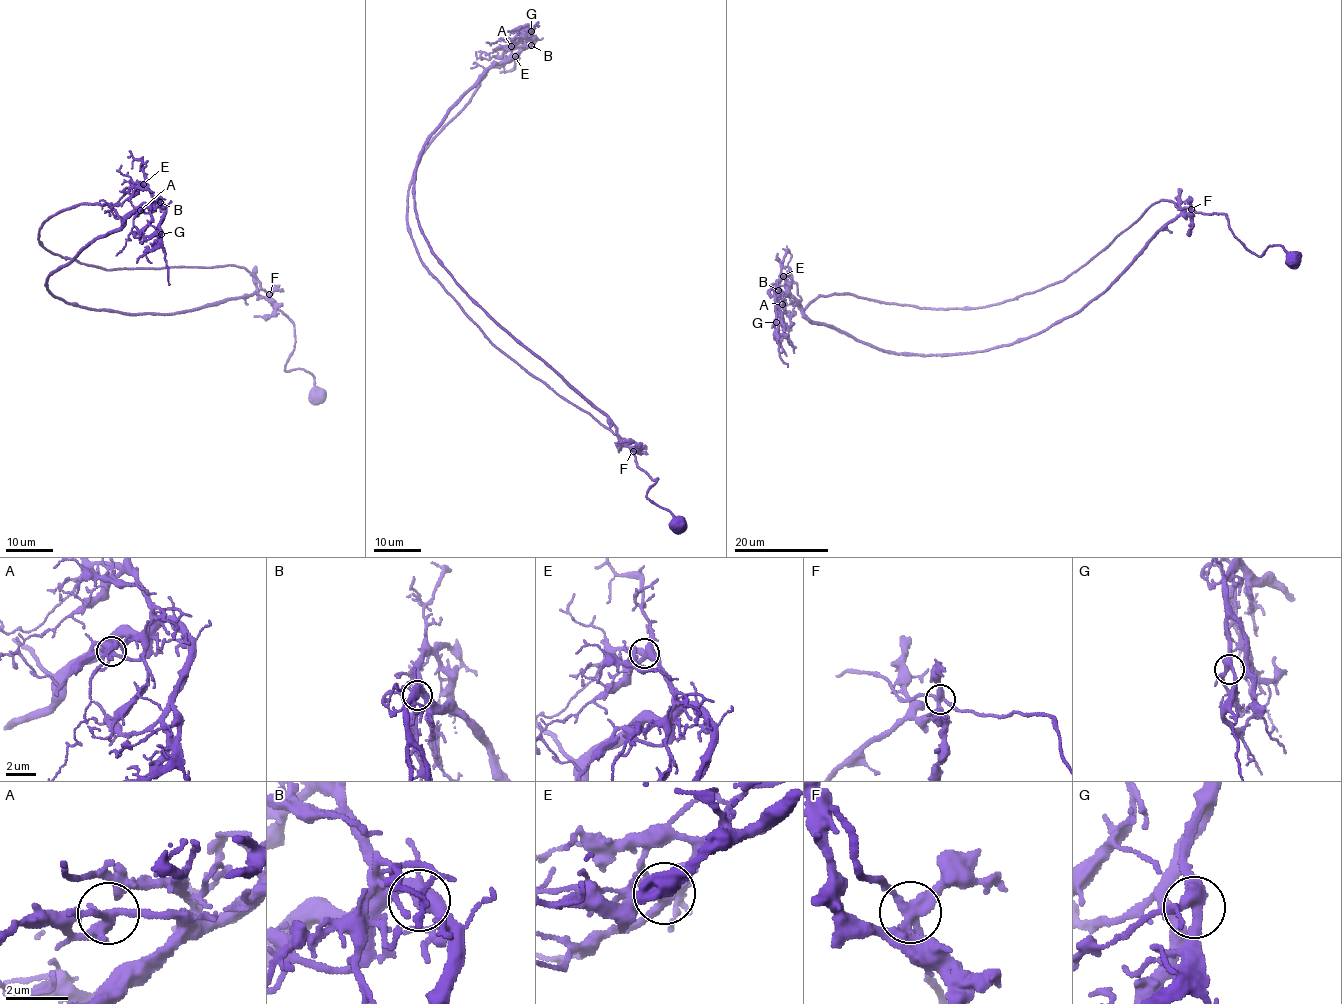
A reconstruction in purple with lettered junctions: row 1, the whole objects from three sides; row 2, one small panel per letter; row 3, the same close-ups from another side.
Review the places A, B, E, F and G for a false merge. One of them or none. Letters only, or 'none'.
none

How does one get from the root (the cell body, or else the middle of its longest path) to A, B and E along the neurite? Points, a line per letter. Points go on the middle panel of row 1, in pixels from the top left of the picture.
A: (678, 526), (613, 424), (470, 297), (418, 222), (423, 145), (511, 46)
B: (678, 526), (646, 497), (658, 479), (613, 424), (470, 297), (418, 222), (428, 136), (488, 68), (531, 45)
E: (678, 526), (646, 497), (658, 479), (613, 424), (470, 297), (418, 222), (428, 136), (515, 56)

